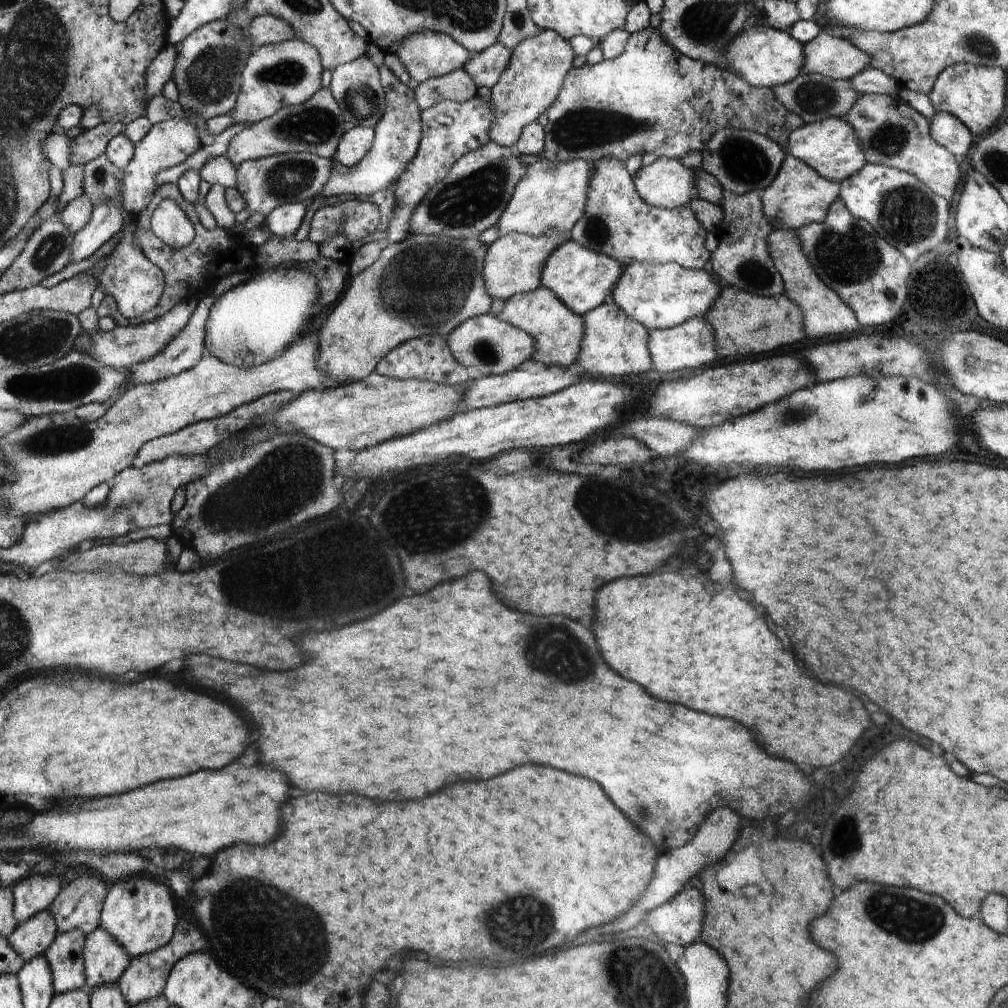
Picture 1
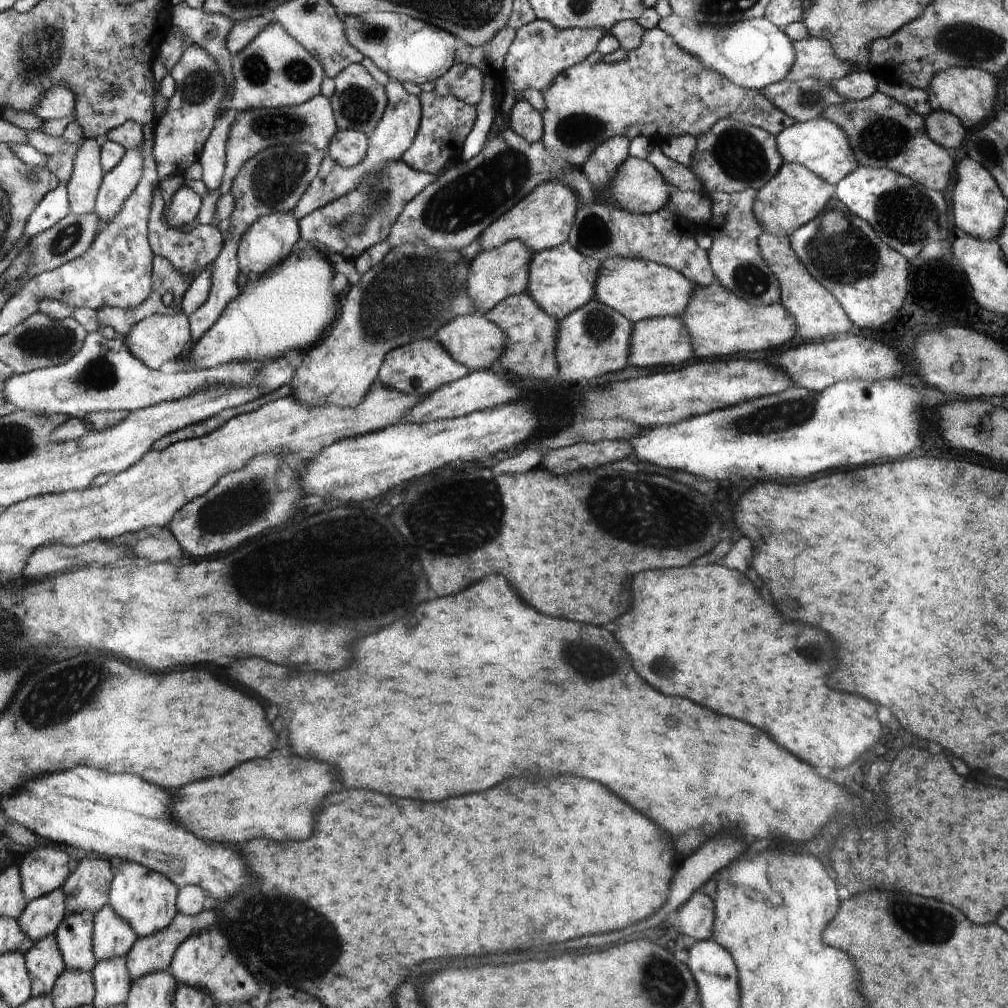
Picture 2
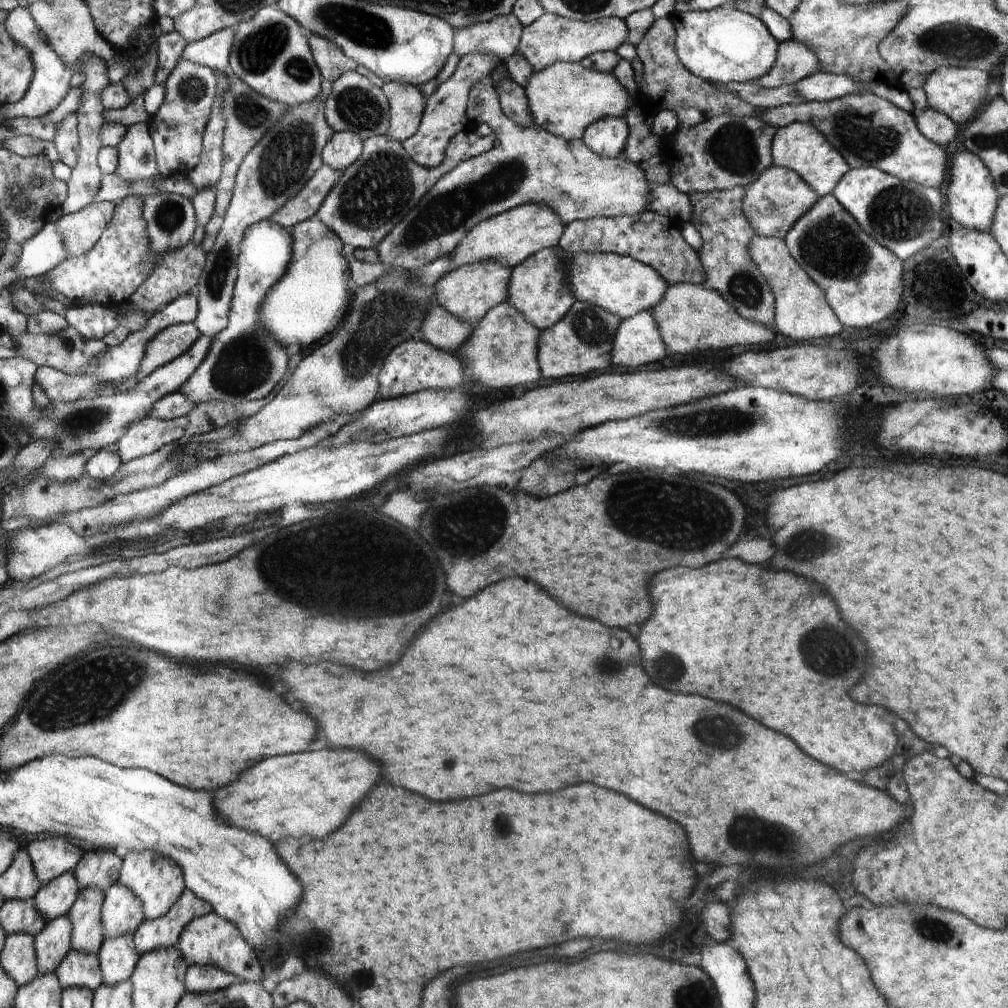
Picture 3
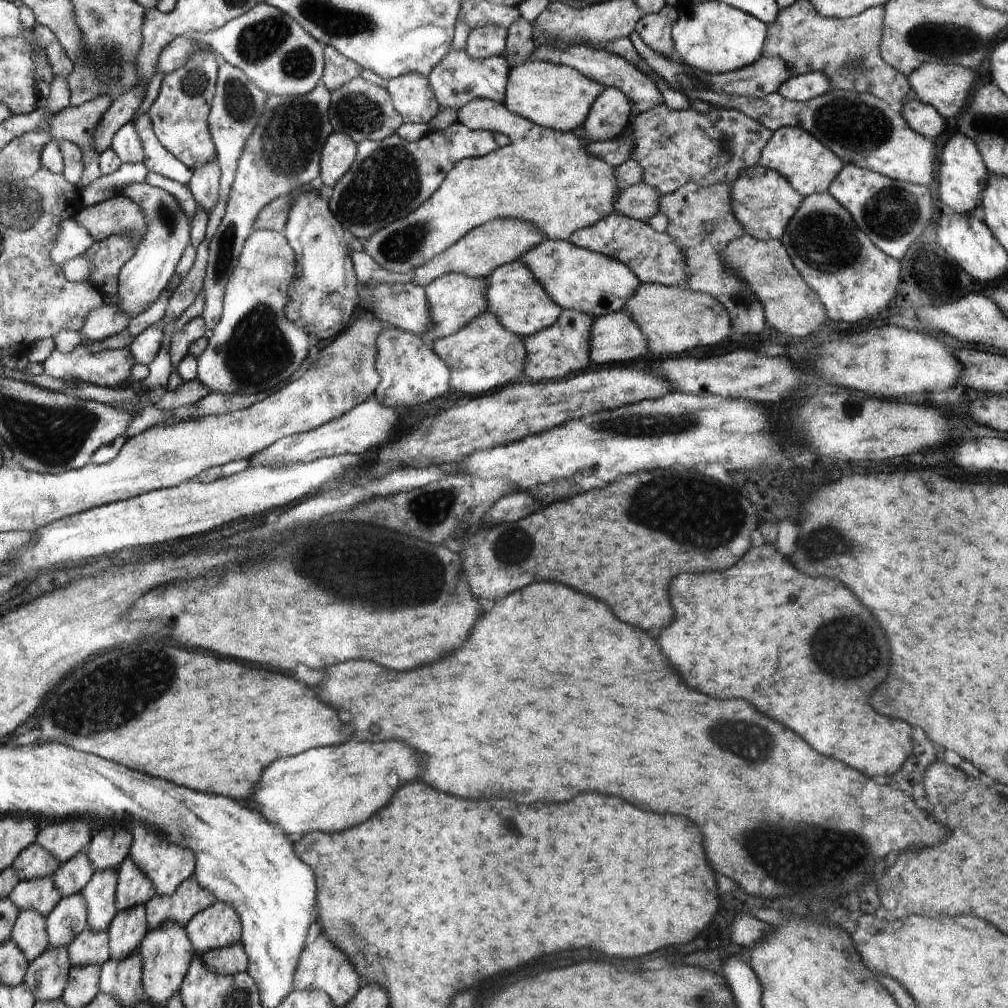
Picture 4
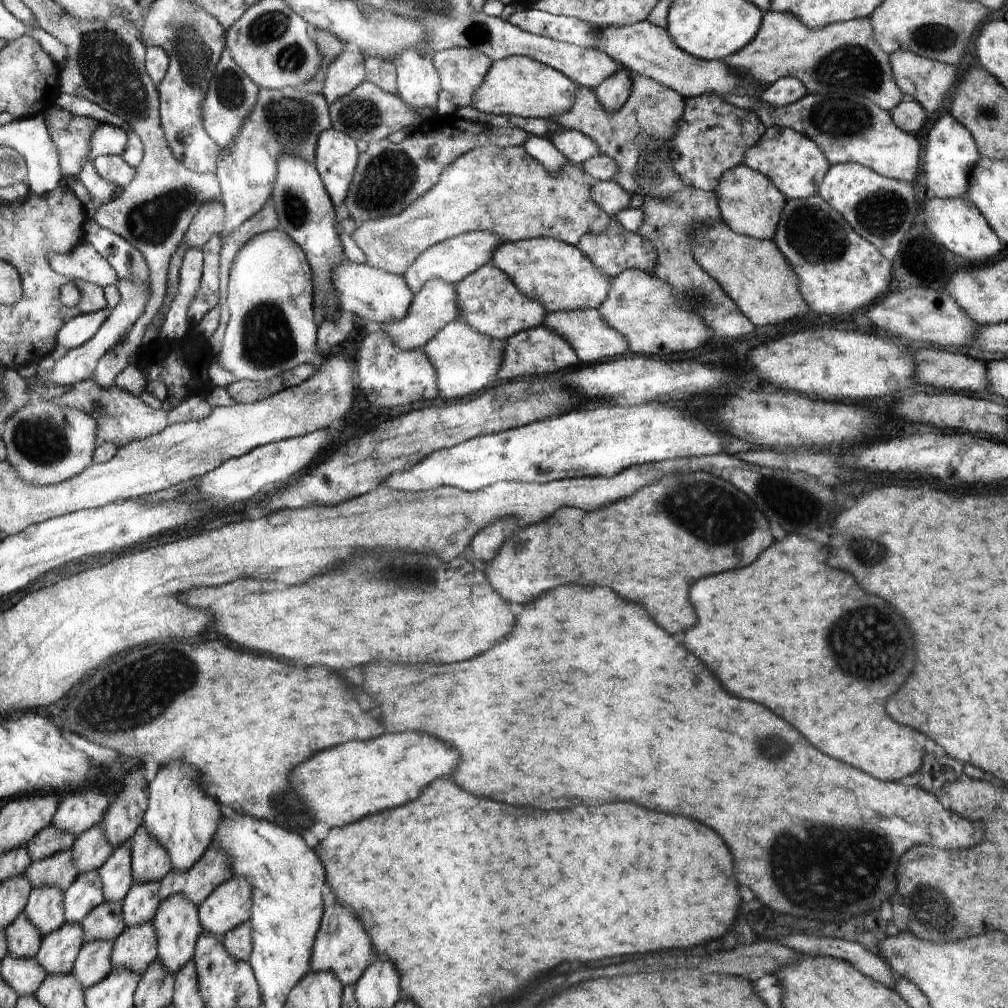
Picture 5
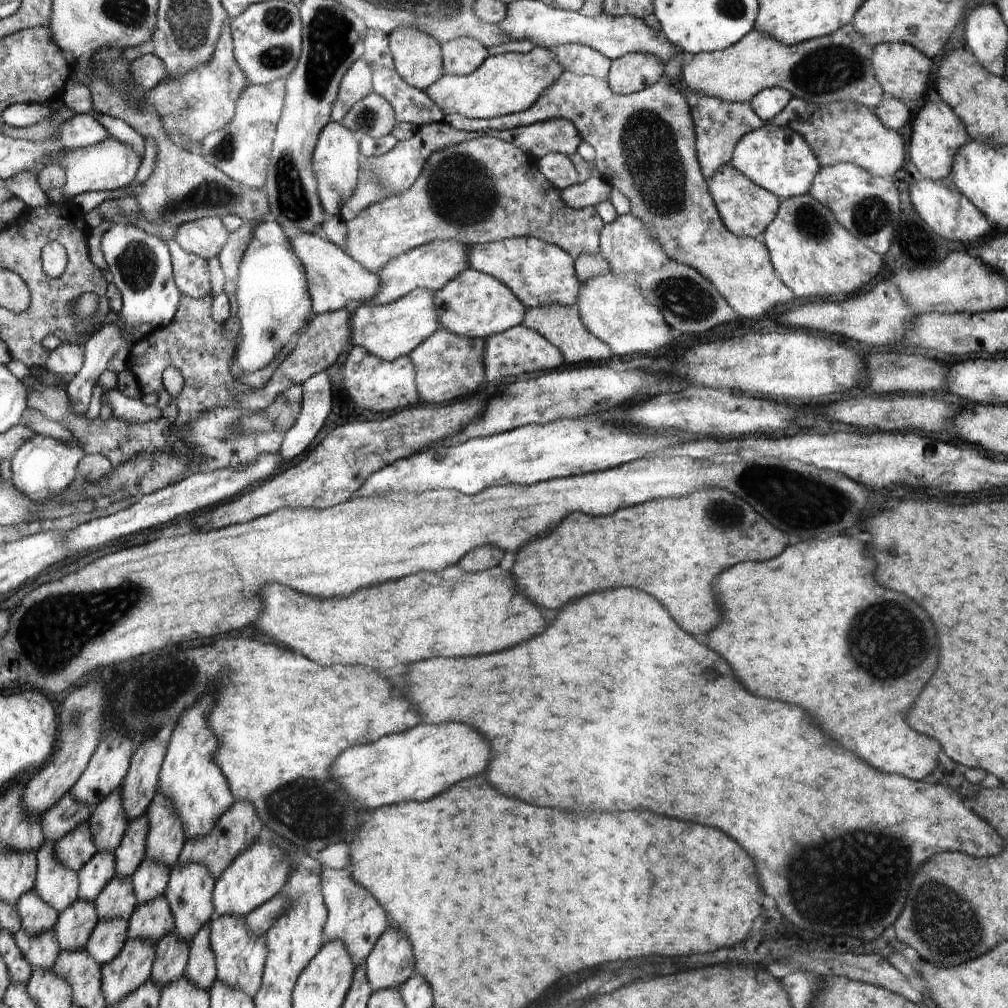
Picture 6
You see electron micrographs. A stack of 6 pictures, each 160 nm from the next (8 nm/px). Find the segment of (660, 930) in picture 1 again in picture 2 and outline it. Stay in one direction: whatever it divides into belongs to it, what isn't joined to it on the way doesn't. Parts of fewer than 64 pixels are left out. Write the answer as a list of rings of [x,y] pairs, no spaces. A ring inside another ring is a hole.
[[[694,892],[678,912],[678,928],[696,941],[710,940],[715,930],[714,900],[702,892]]]

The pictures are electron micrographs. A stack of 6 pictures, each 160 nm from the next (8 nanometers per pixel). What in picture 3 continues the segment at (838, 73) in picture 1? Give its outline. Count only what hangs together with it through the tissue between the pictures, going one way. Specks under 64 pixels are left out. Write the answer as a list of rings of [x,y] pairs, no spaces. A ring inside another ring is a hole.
[[[790,39],[780,43],[778,60],[772,70],[753,83],[771,89],[782,85],[793,85],[819,71],[820,58],[814,50],[804,43]]]

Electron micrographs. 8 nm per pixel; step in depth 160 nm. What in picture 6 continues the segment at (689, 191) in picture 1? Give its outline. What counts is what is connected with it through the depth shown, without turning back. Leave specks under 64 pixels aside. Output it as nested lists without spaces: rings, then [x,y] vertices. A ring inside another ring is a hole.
[[[472,135],[458,145],[440,149],[428,158],[420,177],[406,192],[372,203],[354,220],[345,223],[345,247],[342,249],[374,274],[396,257],[435,240],[460,241],[471,246],[512,237],[534,237],[562,247],[575,262],[580,254],[597,255],[601,252],[600,238],[606,224],[594,207],[573,209],[568,206],[561,198],[560,190],[542,174],[535,155],[490,135]]]

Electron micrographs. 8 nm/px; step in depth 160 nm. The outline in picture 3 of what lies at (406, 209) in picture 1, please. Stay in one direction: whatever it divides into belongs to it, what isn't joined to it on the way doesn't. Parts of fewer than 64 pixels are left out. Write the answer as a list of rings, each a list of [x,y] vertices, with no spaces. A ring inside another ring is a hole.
[[[472,53],[464,55],[455,72],[436,87],[435,92],[427,98],[427,106],[423,112],[418,132],[403,140],[404,150],[422,166],[435,167],[443,162],[447,146],[462,132],[472,126],[474,117],[468,114],[467,105],[470,102],[470,92],[482,80],[488,80],[496,67],[502,66],[501,58],[493,54]]]

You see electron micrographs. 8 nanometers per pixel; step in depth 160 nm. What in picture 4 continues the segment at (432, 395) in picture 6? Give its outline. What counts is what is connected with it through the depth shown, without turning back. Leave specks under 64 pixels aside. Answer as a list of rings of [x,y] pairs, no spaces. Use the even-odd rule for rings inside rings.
[[[484,312],[464,326],[460,332],[436,339],[434,351],[451,370],[450,385],[468,396],[482,395],[516,380],[526,366],[524,336],[509,331],[491,312]]]

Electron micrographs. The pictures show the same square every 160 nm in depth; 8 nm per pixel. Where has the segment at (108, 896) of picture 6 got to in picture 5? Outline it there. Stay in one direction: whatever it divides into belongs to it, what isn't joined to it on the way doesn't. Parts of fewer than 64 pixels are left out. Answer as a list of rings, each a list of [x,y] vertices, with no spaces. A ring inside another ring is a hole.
[[[106,901],[93,908],[82,920],[86,943],[107,940],[115,941],[125,929],[122,901]]]

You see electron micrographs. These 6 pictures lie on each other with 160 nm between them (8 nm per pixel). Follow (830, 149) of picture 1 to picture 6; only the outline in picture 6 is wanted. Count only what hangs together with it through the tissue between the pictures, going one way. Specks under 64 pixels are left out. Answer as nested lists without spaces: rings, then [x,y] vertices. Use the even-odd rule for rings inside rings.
[[[774,121],[745,134],[736,143],[730,164],[742,171],[752,182],[775,194],[780,200],[808,194],[819,170],[823,168],[820,166],[819,159],[816,158],[810,144],[804,140],[803,135],[792,130],[791,127],[778,126]]]

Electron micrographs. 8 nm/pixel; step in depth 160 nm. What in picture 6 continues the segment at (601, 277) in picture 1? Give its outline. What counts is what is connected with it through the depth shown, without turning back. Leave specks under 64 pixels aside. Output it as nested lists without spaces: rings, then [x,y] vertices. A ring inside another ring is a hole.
[[[470,267],[435,292],[434,304],[438,314],[437,320],[442,329],[457,335],[479,339],[487,339],[520,325],[524,321],[527,310],[504,282]]]

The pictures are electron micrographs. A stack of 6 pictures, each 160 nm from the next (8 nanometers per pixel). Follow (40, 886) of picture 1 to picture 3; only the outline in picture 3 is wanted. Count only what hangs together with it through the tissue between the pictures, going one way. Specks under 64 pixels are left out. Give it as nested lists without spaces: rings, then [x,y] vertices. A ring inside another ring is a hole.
[[[62,834],[34,840],[26,845],[26,850],[34,863],[34,872],[41,880],[41,886],[64,873],[72,872],[83,858],[80,846],[74,846]]]

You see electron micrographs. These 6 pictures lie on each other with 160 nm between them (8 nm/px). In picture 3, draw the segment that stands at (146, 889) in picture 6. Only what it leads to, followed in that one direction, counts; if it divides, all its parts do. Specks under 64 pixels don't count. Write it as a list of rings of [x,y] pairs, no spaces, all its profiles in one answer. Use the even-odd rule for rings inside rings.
[[[126,933],[122,937],[104,940],[97,953],[104,983],[118,985],[119,982],[130,979],[135,972],[140,954],[135,949],[133,934]]]

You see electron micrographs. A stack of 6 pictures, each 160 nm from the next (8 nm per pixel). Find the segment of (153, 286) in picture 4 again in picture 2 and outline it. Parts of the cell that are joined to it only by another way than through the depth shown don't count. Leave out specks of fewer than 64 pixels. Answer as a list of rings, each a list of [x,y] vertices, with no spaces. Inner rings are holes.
[[[185,184],[175,192],[166,203],[162,217],[174,228],[190,227],[196,220],[201,207],[201,196],[198,196]]]

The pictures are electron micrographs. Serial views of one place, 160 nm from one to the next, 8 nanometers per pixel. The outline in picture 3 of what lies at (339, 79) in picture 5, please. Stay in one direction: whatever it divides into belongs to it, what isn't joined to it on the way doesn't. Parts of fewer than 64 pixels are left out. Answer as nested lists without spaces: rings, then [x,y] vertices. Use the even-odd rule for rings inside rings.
[[[308,33],[311,53],[319,65],[323,80],[338,81],[346,72],[356,71],[358,66],[343,53],[343,49],[330,39]]]

